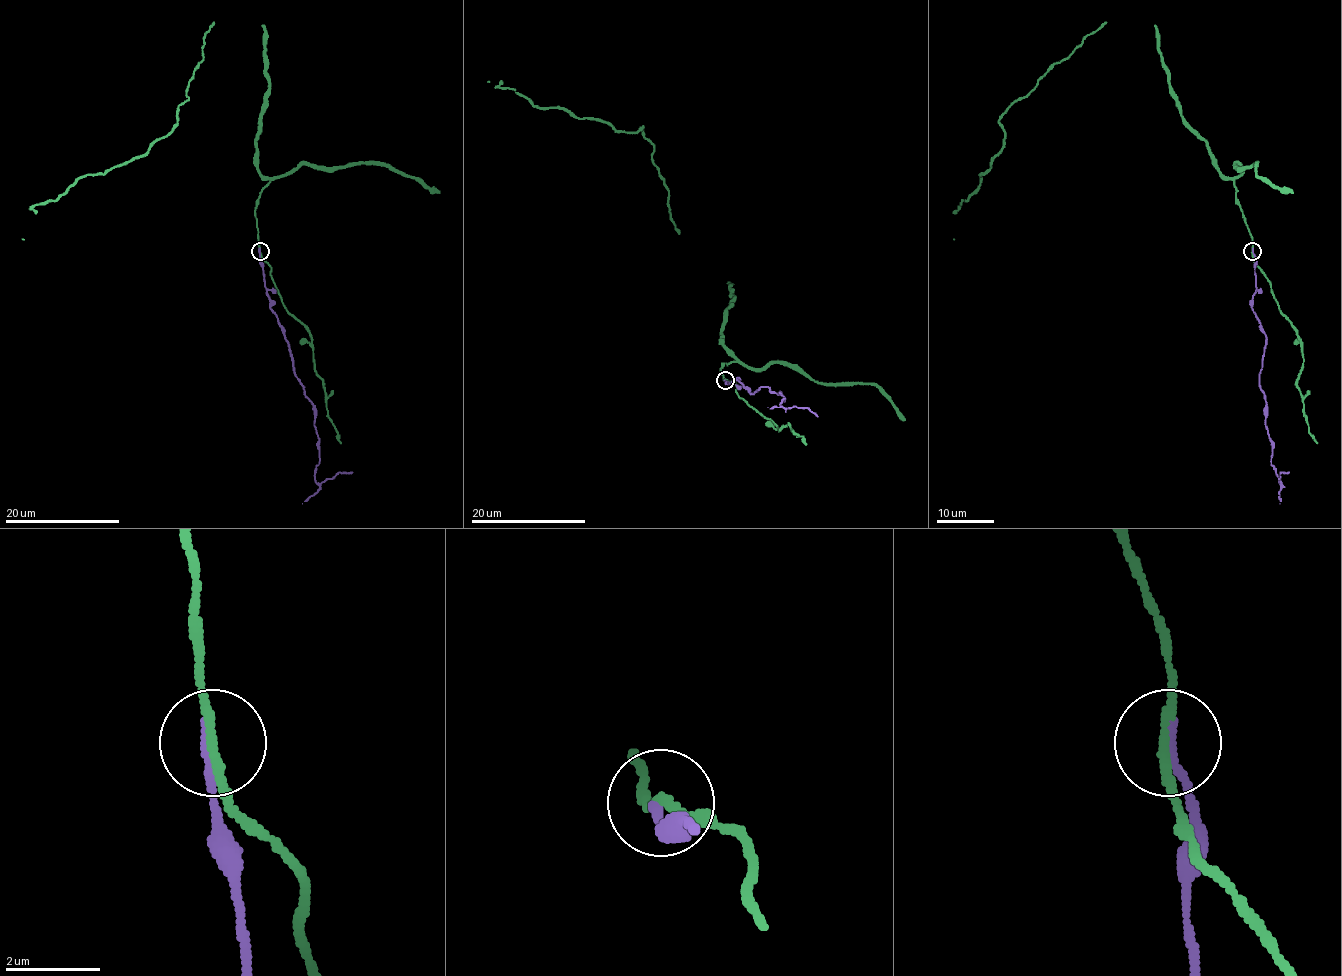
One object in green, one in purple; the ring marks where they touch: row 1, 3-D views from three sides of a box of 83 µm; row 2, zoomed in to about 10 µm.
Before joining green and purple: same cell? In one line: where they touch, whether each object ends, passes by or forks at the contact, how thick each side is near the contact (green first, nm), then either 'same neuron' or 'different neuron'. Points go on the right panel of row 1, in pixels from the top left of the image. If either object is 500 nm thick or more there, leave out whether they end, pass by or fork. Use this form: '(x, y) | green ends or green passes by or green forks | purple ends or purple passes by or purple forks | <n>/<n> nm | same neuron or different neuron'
(1252, 251) | green passes by | purple ends | 190/200 nm | different neuron

